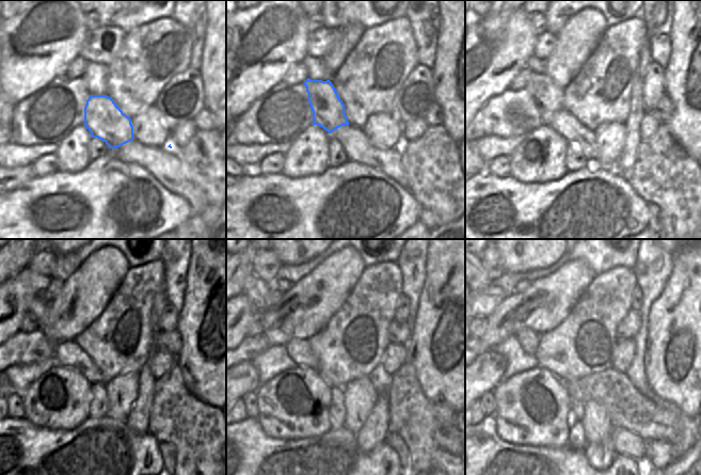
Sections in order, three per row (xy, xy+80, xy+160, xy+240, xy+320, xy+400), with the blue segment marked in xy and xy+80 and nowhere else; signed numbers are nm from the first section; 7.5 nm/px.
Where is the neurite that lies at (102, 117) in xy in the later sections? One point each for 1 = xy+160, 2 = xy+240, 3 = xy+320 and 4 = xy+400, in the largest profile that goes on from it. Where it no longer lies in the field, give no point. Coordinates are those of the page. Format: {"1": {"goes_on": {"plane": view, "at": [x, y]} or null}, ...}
{"1": {"goes_on": {"plane": "xy+160", "at": [547, 96]}}, "2": {"goes_on": {"plane": "xy+240", "at": [37, 307]}}, "3": {"goes_on": {"plane": "xy+320", "at": [261, 296]}}, "4": {"goes_on": {"plane": "xy+400", "at": [487, 282]}}}

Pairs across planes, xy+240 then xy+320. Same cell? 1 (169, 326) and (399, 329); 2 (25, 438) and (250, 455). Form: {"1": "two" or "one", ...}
{"1": "two", "2": "one"}

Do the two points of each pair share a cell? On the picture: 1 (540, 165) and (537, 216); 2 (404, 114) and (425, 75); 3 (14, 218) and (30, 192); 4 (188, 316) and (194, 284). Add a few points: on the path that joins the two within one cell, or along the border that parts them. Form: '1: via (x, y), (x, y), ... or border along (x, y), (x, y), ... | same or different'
1: border along (563, 175), (550, 181), (519, 181), (514, 179) | different
2: via (410, 105), (417, 93), (419, 84) | same
3: via (20, 211), (30, 199) | same
4: via (194, 309), (194, 291) | same

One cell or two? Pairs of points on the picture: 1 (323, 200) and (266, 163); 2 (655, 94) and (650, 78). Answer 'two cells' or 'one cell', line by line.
1: two cells
2: one cell

